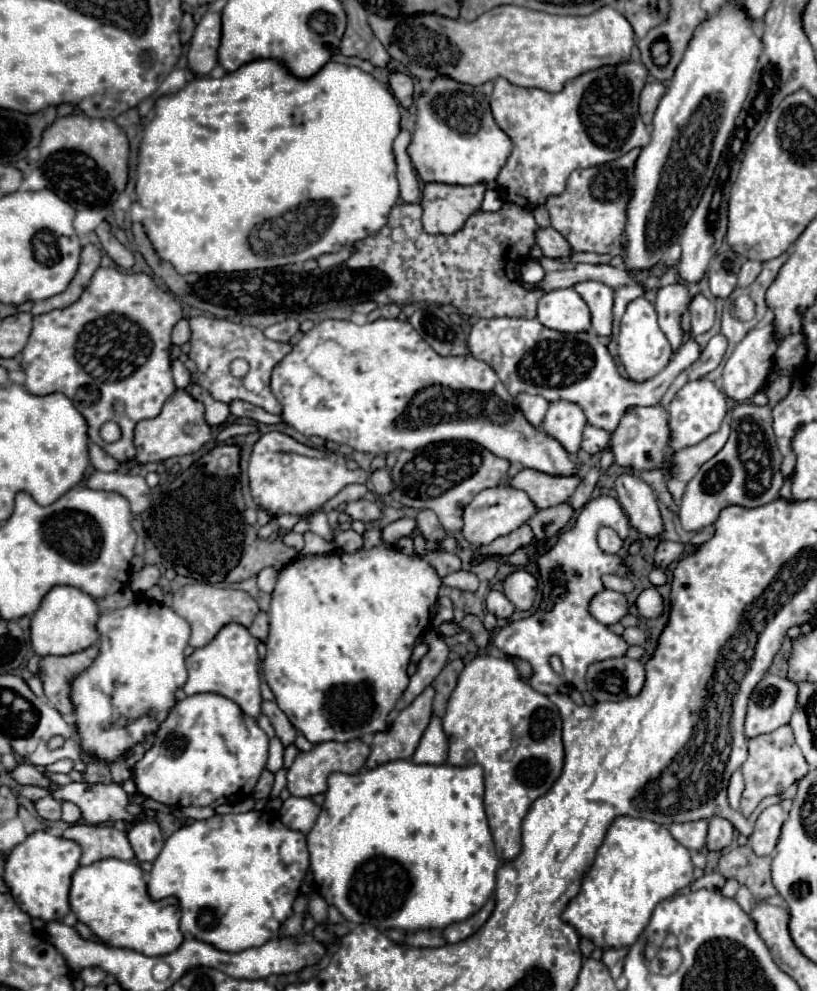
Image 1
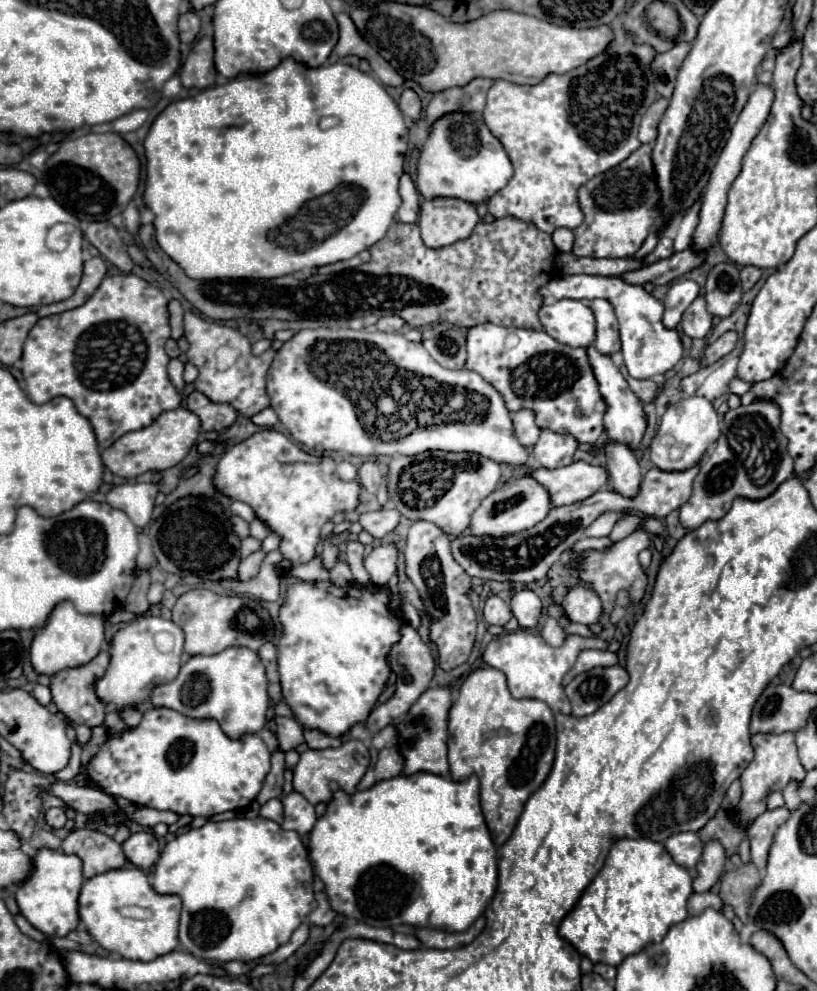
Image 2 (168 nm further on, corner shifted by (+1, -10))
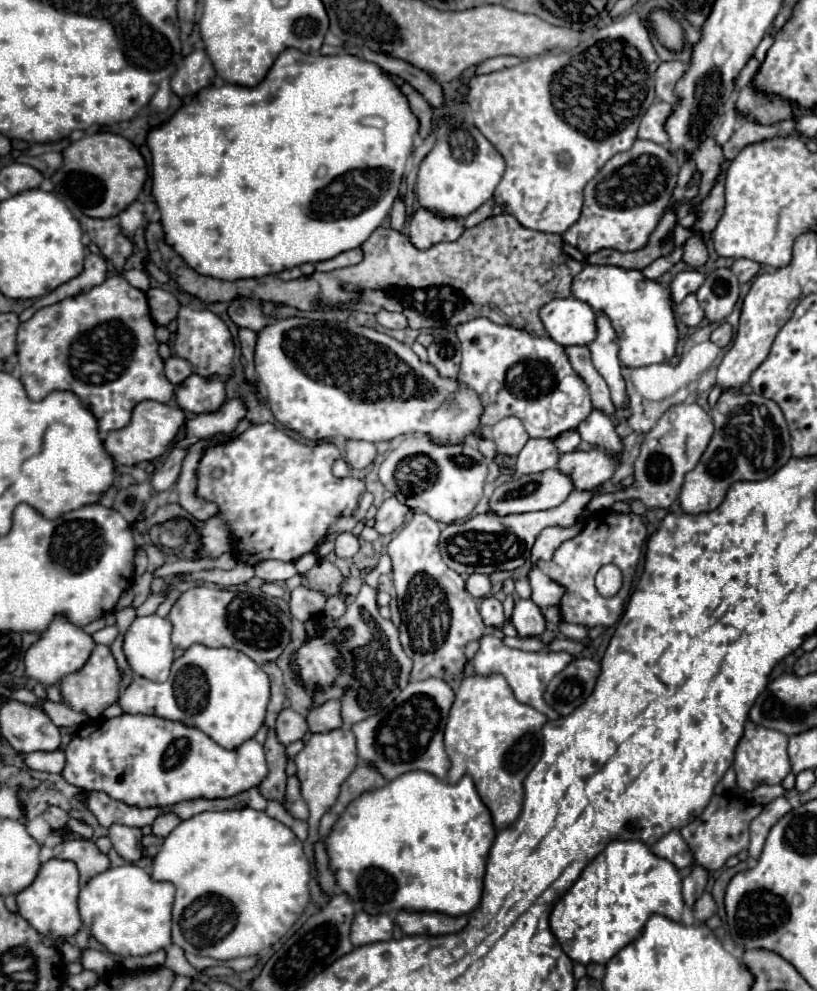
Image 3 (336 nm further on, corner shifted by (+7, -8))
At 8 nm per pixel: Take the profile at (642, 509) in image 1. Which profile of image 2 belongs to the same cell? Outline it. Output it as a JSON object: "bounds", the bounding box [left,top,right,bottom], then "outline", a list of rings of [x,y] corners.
{"bounds":[604,443,642,499],"outline":[[[610,443],[604,449],[604,453],[608,459],[608,473],[614,491],[626,499],[638,497],[642,475],[640,475],[636,453],[630,447],[624,447],[622,443]]]}

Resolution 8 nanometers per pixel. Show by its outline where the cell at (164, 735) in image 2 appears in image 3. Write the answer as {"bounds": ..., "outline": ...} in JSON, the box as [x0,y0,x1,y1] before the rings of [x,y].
{"bounds":[62,715,268,807],"outline":[[[120,715],[114,719],[88,721],[78,729],[66,745],[66,767],[62,775],[68,783],[86,791],[104,791],[112,799],[132,807],[168,807],[188,799],[222,799],[258,787],[268,773],[264,747],[256,739],[248,739],[234,751],[226,751],[196,727],[160,719],[154,715]]]}

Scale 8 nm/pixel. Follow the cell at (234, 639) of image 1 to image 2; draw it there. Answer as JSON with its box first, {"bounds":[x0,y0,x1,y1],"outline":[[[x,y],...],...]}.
{"bounds":[150,647,268,739],"outline":[[[228,647],[216,655],[190,657],[172,683],[158,685],[152,691],[150,701],[156,707],[172,707],[188,717],[216,719],[220,727],[224,727],[224,733],[236,739],[244,733],[260,733],[264,729],[268,681],[256,651],[248,647]]]}

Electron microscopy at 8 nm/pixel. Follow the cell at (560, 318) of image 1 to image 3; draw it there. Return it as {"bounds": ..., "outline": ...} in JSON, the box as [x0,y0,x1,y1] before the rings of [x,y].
{"bounds":[540,297,596,345],"outline":[[[576,297],[552,299],[540,309],[548,337],[560,345],[588,345],[596,337],[596,313]]]}

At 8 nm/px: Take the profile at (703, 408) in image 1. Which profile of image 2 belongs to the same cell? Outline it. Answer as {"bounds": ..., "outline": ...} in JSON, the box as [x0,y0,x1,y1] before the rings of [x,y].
{"bounds":[650,395,720,471],"outline":[[[700,395],[686,397],[670,405],[668,411],[664,413],[658,433],[650,445],[650,459],[658,469],[664,469],[664,471],[688,469],[700,461],[700,457],[712,447],[712,443],[718,437],[720,437],[720,421],[712,401]]]}

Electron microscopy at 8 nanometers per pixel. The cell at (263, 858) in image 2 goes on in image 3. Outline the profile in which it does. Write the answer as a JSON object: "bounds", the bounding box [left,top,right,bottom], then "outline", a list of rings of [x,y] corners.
{"bounds":[152,807,310,959],"outline":[[[250,807],[204,811],[182,821],[164,839],[160,853],[154,857],[152,877],[154,881],[170,881],[176,885],[172,943],[186,953],[212,959],[250,957],[268,949],[282,939],[310,901],[310,863],[304,855],[302,841],[280,821]]]}

